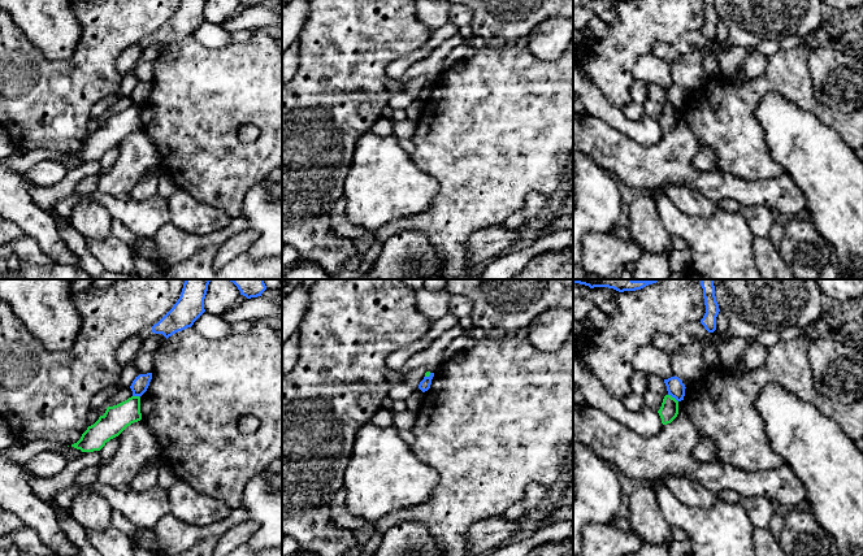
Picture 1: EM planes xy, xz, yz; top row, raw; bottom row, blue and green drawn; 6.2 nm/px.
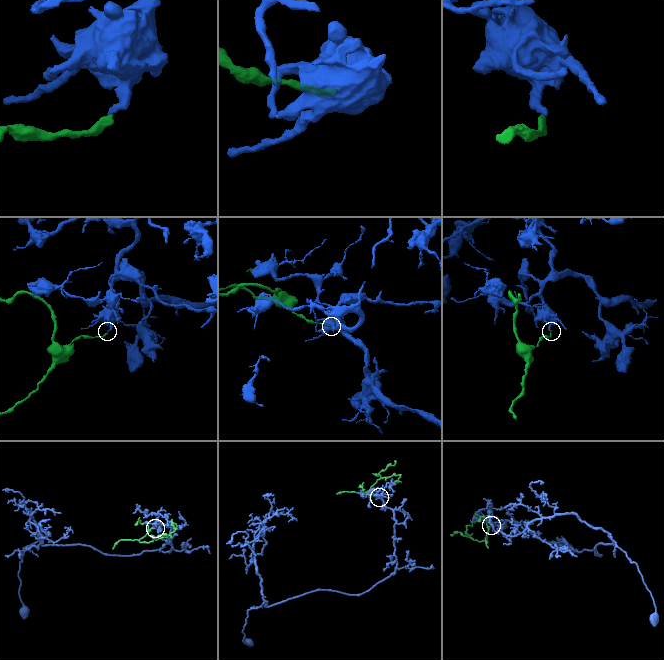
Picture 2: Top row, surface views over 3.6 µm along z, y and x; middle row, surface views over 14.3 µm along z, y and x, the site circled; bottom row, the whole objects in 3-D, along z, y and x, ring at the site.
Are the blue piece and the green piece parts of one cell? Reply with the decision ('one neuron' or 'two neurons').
two neurons

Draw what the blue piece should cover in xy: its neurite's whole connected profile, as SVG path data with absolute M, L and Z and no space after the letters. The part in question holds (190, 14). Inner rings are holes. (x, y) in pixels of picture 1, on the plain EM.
M182 0L173 17L152 35L152 42L162 43L166 48L173 43L191 36L205 21L207 0Z

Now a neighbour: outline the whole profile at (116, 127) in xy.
M131 105L117 114L108 116L105 122L94 134L88 135L81 148L71 156L82 161L100 160L107 151L140 129L140 107Z

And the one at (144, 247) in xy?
M136 236L136 242L131 246L131 249L144 259L159 261L159 253L153 243L153 238Z

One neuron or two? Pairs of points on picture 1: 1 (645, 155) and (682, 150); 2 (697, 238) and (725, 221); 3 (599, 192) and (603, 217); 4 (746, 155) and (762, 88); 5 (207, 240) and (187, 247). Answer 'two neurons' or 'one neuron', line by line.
1: one neuron
2: one neuron
3: one neuron
4: one neuron
5: one neuron

